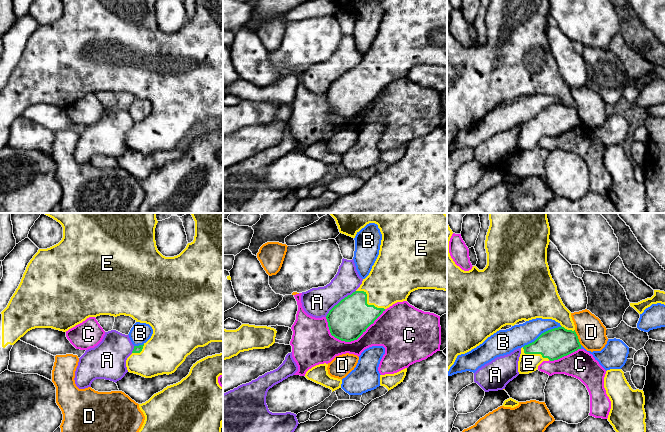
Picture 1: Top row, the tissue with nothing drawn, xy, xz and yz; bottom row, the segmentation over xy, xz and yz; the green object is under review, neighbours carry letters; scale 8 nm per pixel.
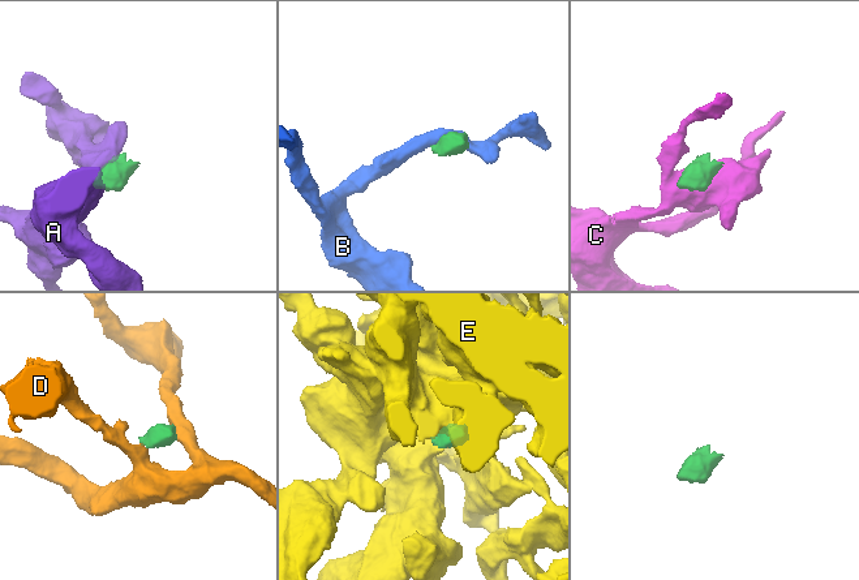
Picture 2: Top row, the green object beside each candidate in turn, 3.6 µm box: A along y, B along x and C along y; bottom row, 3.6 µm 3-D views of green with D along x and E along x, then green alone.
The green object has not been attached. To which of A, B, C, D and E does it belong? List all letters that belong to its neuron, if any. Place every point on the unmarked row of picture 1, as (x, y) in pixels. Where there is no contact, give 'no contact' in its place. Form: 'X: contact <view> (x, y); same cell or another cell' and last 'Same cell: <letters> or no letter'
A: contact xz (340, 77); another cell
B: contact yz (542, 109); another cell
C: contact xz (350, 117); another cell
D: contact yz (577, 113); another cell
E: contact xz (366, 78); same cell
Same cell: E

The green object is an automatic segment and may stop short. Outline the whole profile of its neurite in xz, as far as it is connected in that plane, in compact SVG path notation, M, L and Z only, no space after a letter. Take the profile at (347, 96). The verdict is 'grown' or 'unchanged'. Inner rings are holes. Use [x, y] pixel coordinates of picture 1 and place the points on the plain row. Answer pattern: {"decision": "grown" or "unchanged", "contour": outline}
{"decision": "grown", "contour": "M377 0L382 10L379 31L369 51L360 63L342 75L327 90L330 109L335 114L351 118L357 116L366 105L390 82L407 77L411 68L418 65L447 67L447 0Z"}

